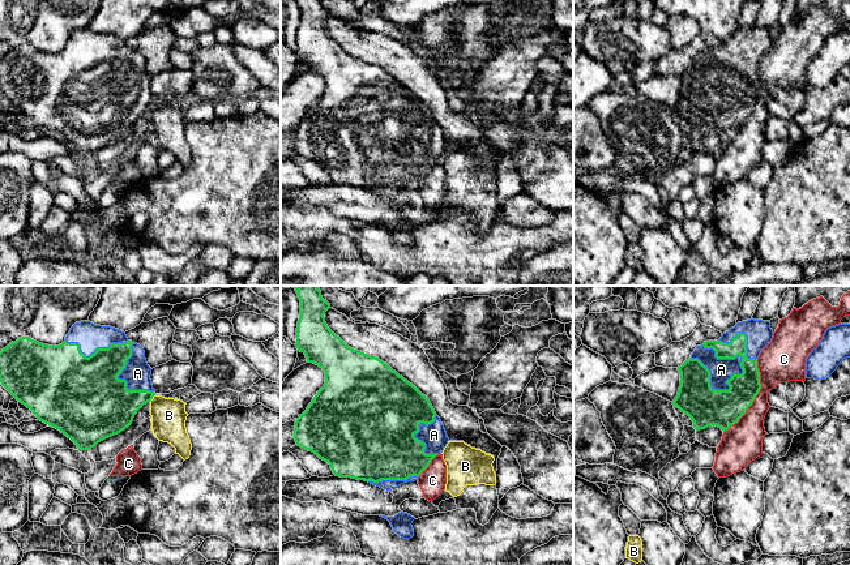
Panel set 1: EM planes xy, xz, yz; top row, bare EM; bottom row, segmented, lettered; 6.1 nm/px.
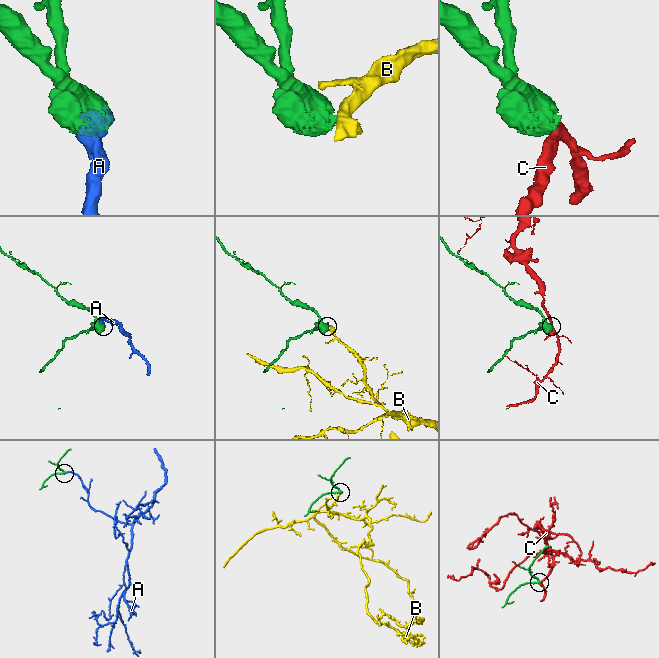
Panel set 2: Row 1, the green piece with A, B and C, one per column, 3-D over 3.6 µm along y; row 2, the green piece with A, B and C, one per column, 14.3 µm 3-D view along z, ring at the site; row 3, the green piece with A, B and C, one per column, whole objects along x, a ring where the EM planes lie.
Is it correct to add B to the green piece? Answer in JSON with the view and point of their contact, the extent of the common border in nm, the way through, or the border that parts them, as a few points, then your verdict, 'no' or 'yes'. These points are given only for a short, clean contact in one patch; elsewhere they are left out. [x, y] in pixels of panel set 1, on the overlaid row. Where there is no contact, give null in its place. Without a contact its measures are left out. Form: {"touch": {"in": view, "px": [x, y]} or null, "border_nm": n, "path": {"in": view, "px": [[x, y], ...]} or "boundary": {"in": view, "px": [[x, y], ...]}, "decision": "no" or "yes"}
{"touch": {"in": "xy", "px": [152, 398]}, "border_nm": 60, "boundary": {"in": "xy", "px": [[154, 394], [149, 401]]}, "decision": "no"}

